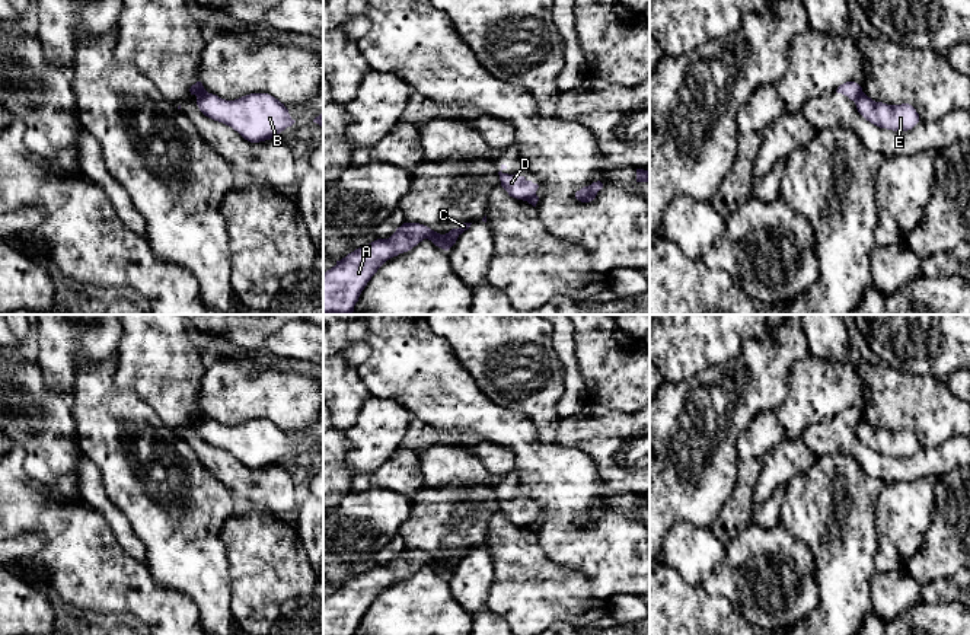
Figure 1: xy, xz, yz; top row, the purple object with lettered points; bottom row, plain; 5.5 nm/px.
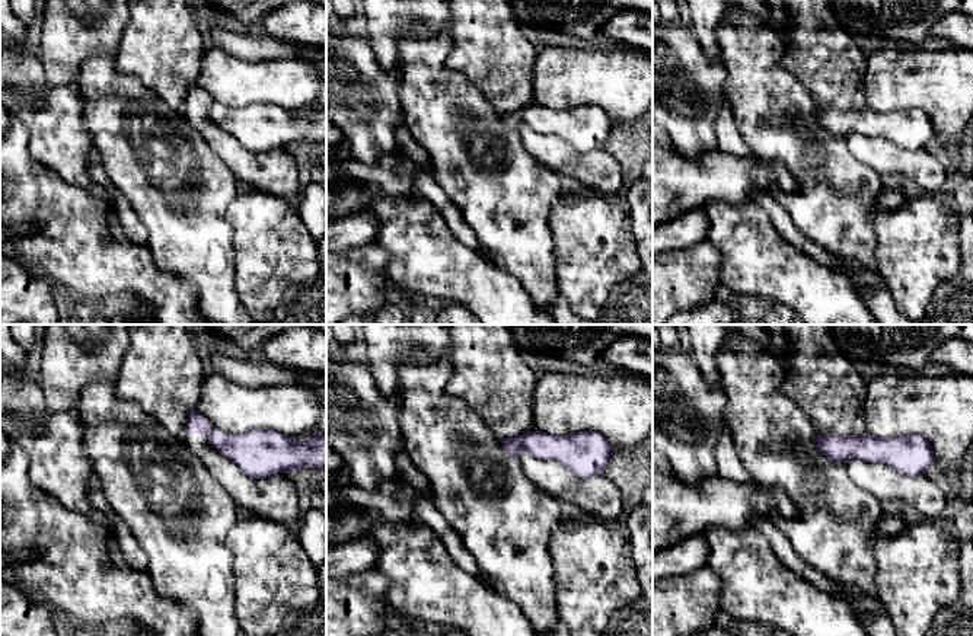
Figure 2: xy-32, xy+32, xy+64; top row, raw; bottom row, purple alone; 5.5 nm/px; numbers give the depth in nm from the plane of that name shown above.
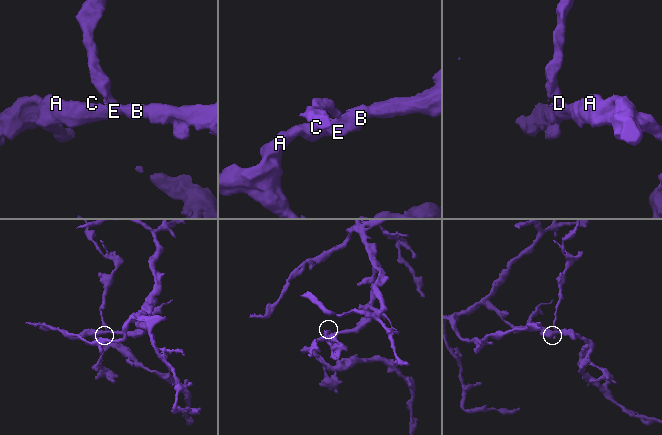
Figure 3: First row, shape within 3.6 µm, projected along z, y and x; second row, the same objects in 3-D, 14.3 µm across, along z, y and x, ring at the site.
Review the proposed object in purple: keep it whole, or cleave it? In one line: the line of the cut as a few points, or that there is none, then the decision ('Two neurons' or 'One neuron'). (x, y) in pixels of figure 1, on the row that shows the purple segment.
Split along xy (207, 92), (197, 101). Two neurons

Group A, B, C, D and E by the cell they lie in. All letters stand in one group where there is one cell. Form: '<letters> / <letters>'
A B C E / D

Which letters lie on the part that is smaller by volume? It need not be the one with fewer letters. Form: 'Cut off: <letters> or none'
Cut off: D

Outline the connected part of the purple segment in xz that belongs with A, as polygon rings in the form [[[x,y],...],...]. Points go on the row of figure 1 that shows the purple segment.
[[[403,223],[389,239],[377,239],[348,253],[323,274],[323,315],[351,315],[358,297],[377,269],[390,258],[411,251],[424,239],[449,251],[472,223],[440,234],[419,223]]]

